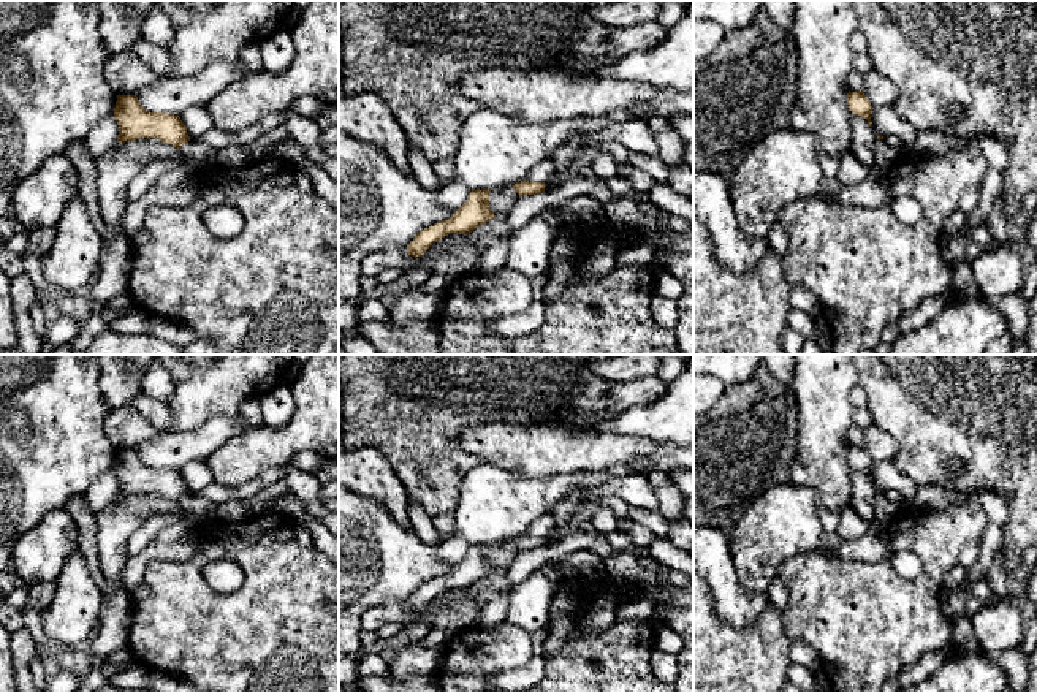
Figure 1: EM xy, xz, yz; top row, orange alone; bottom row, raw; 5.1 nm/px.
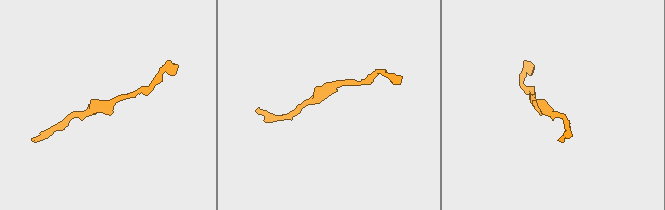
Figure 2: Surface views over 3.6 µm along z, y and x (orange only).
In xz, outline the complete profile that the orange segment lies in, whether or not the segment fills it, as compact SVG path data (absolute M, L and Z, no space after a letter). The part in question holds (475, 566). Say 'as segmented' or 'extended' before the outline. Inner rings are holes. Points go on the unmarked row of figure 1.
as segmented | M472 545L467 556L450 573L421 584L407 600L407 608L418 613L442 592L470 589L477 581L492 575L496 570L489 564L489 546Z

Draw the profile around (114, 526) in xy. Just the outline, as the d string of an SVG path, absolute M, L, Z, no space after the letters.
M139 492L125 496L111 510L97 515L97 549L101 570L112 589L123 591L122 573L130 557L127 542L149 518L157 513L177 513L180 504L160 494Z

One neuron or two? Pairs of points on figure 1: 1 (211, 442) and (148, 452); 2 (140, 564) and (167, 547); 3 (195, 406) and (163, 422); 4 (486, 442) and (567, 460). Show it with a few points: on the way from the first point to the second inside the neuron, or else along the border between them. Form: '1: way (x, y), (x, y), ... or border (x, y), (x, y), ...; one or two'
1: way (195, 445), (163, 450); one
2: way (146, 558), (160, 547); one
3: border (167, 403), (170, 410), (168, 431); two
4: way (507, 445), (524, 450), (546, 450); one

